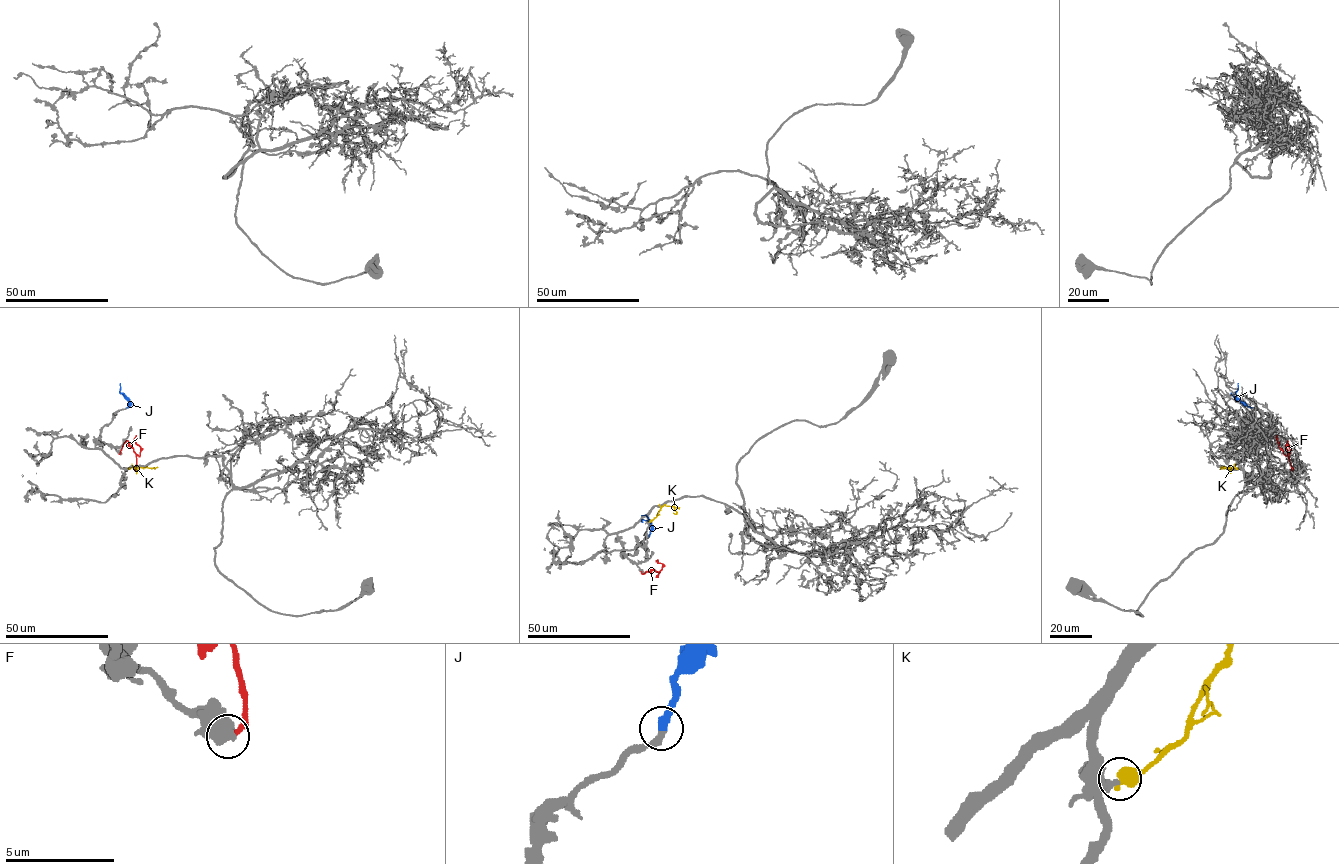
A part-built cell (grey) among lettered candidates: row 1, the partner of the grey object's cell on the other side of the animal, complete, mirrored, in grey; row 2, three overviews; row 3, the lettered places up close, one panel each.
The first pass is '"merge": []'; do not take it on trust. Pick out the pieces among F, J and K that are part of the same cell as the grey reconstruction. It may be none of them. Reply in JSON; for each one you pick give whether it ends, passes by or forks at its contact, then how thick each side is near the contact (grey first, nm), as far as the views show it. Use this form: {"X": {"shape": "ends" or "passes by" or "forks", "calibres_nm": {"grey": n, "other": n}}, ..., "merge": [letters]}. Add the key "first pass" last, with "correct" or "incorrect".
{"J": {"shape": "ends", "calibres_nm": {"grey": 280, "other": 280}}, "merge": ["J"], "first pass": "incorrect"}

